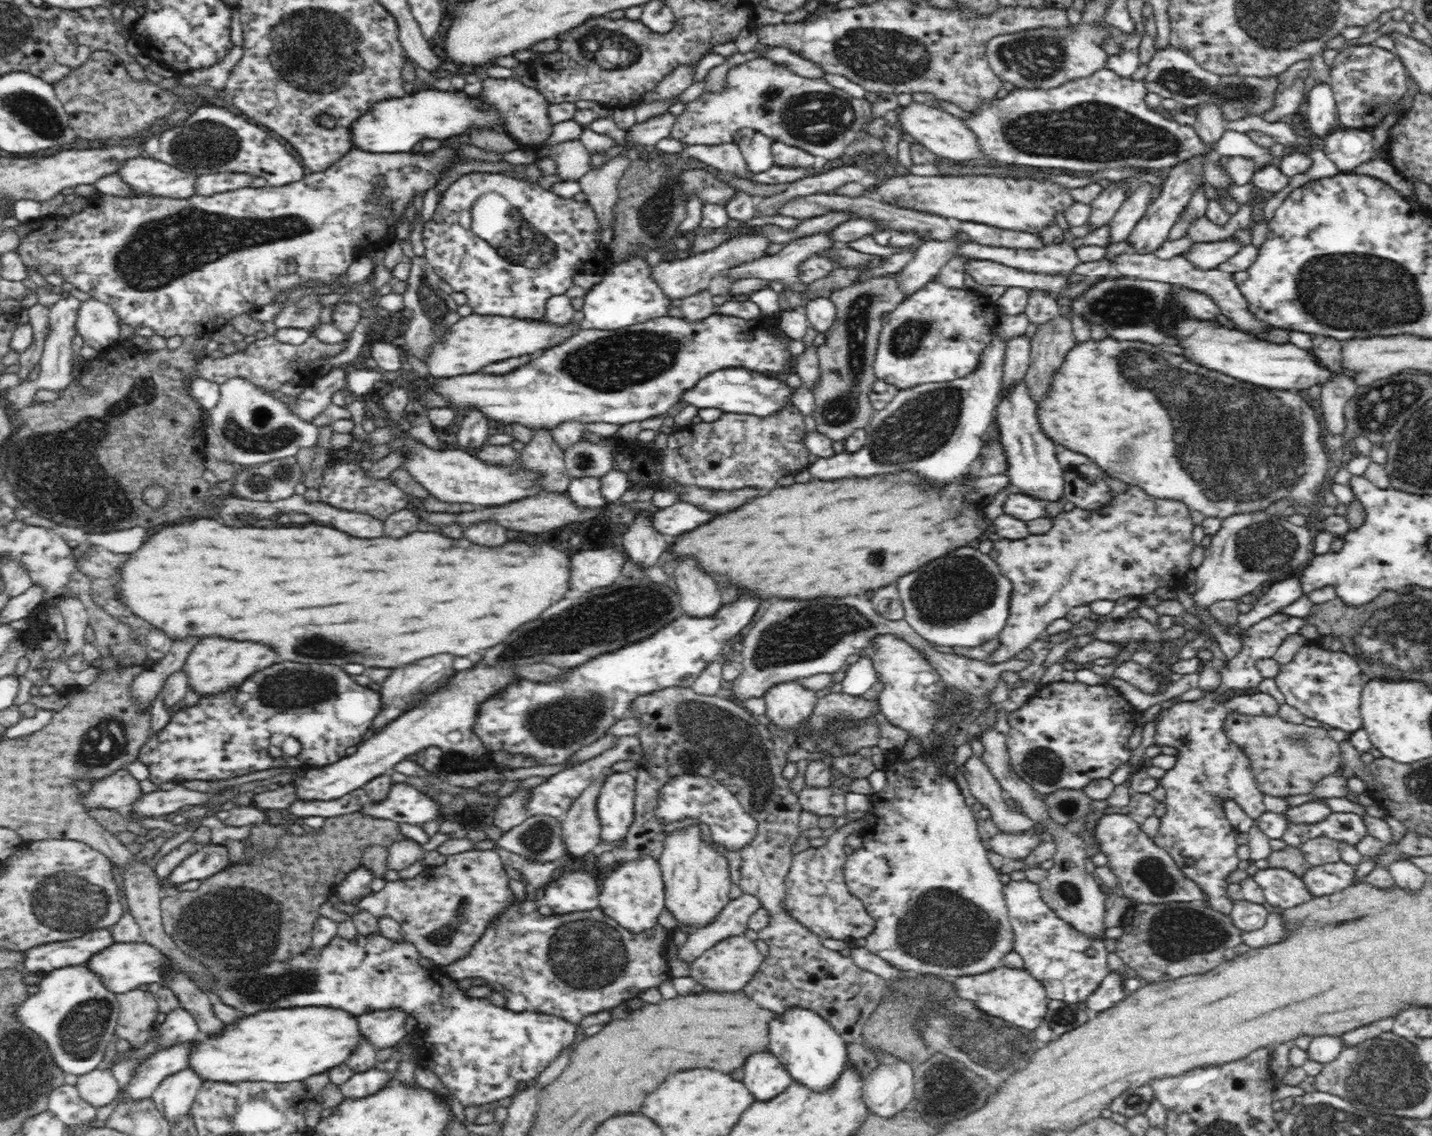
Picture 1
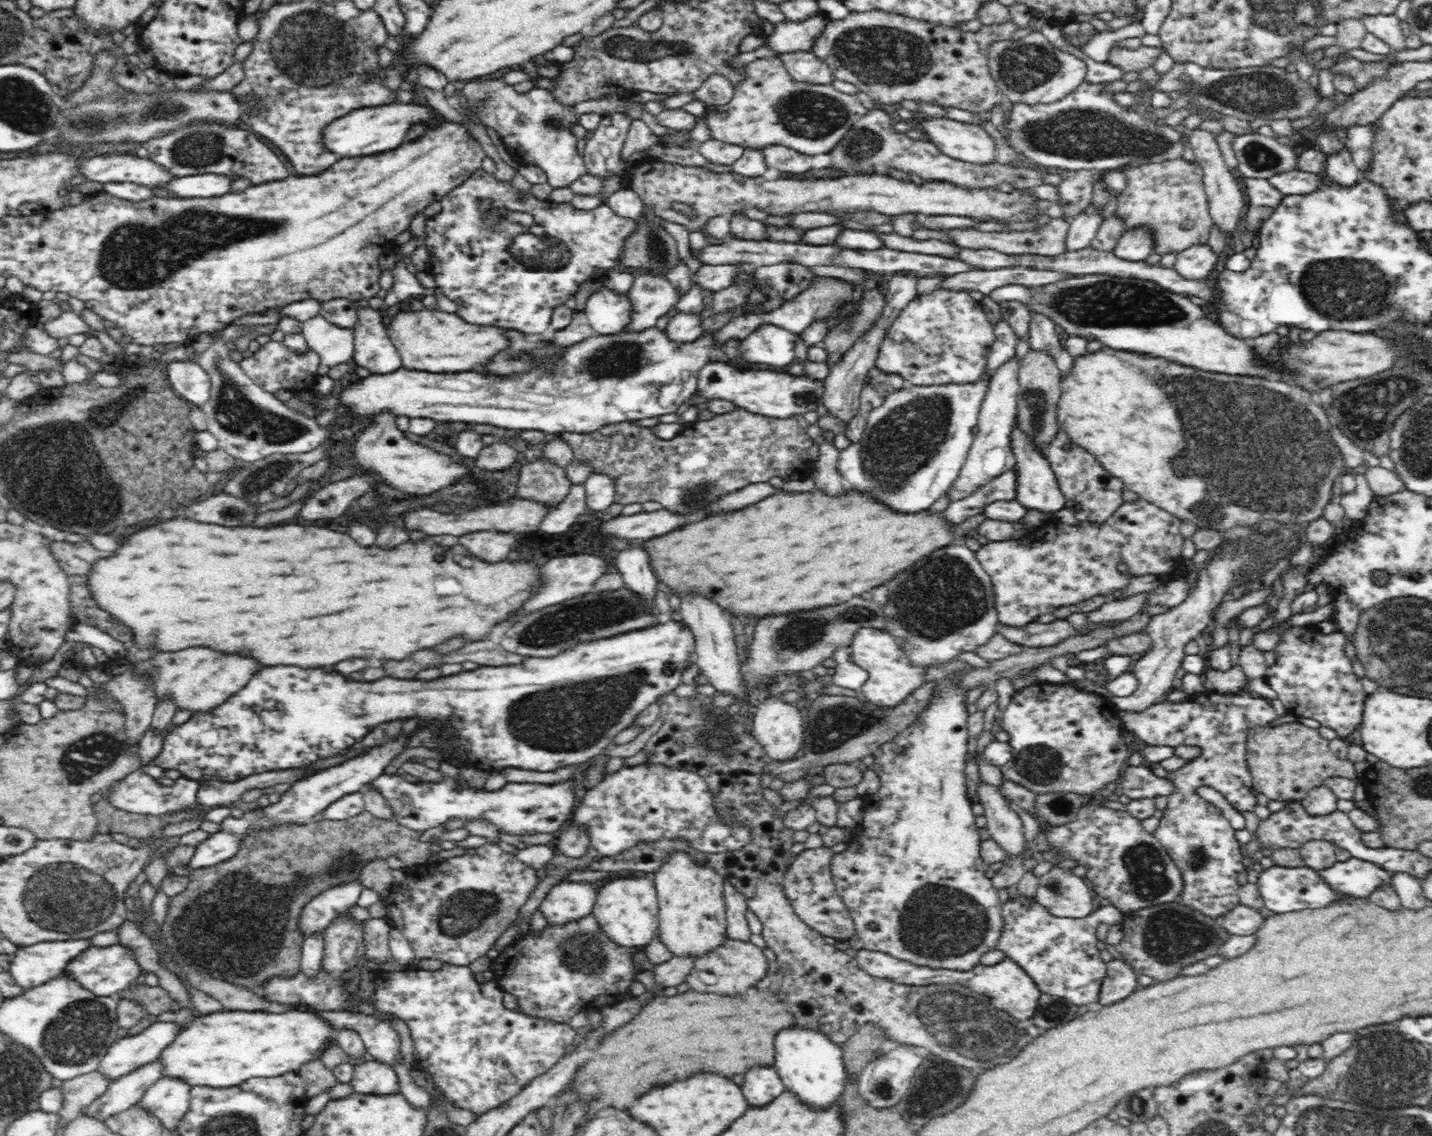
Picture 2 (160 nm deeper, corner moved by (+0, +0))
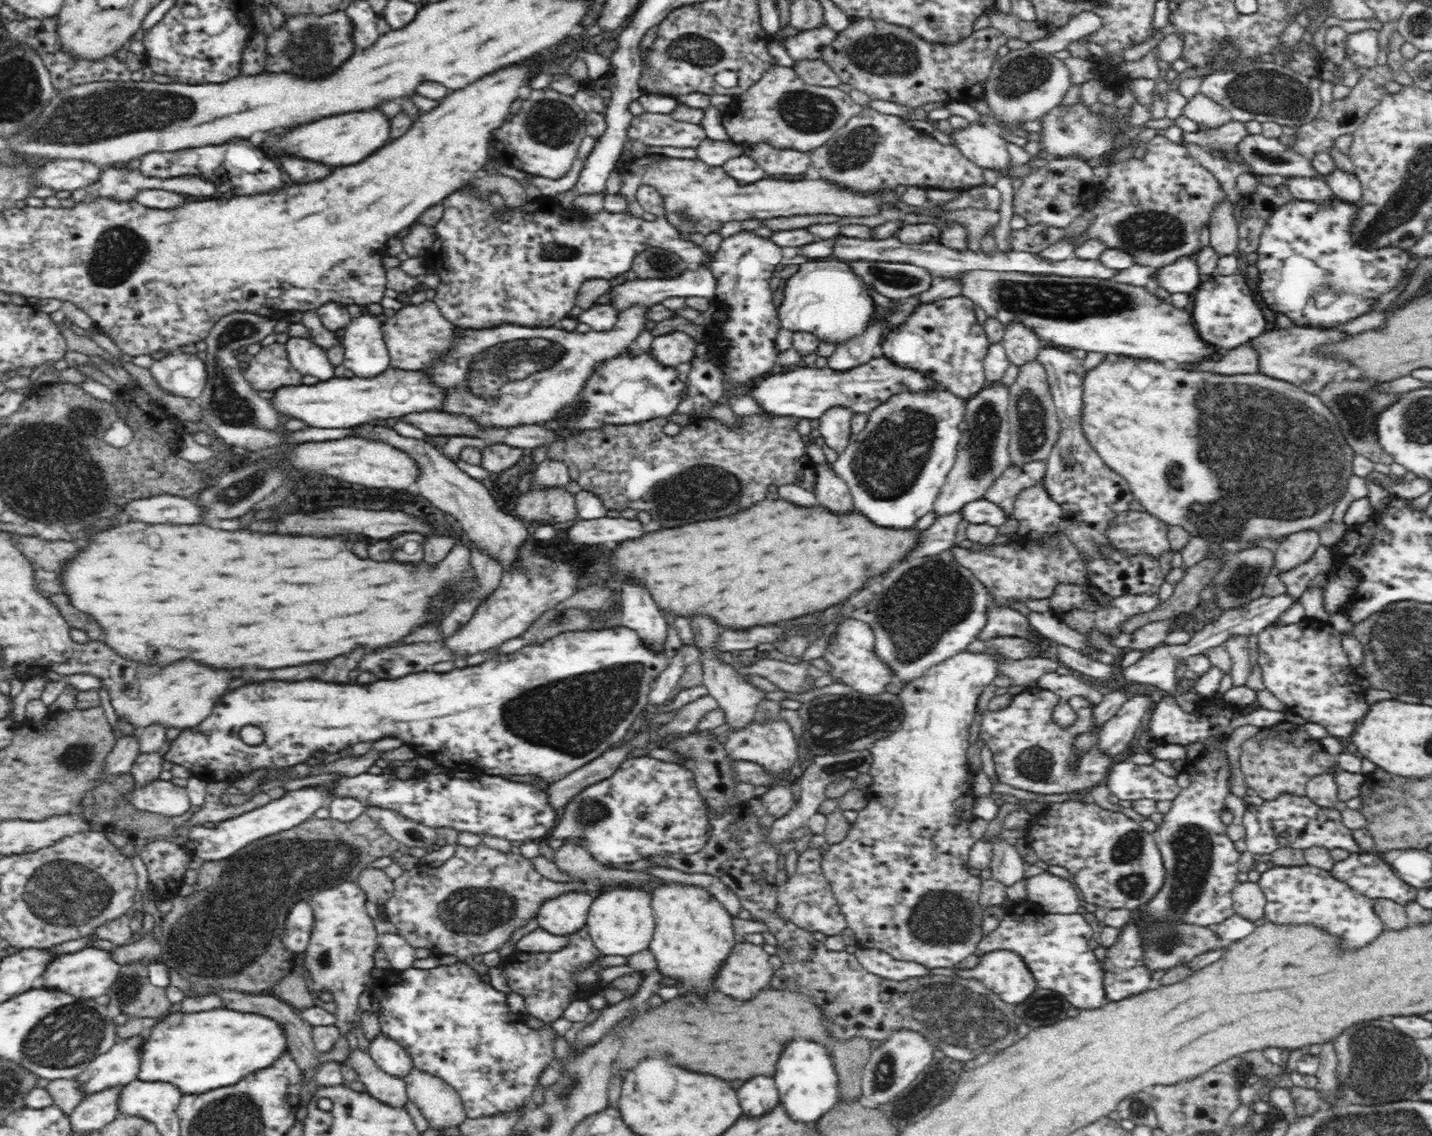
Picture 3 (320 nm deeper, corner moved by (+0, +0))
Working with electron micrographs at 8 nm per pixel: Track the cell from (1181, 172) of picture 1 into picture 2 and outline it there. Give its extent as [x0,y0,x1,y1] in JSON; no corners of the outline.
[1111,227,1152,262]

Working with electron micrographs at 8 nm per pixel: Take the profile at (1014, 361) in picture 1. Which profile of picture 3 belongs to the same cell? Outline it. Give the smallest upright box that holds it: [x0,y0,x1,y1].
[932,383,1010,518]

